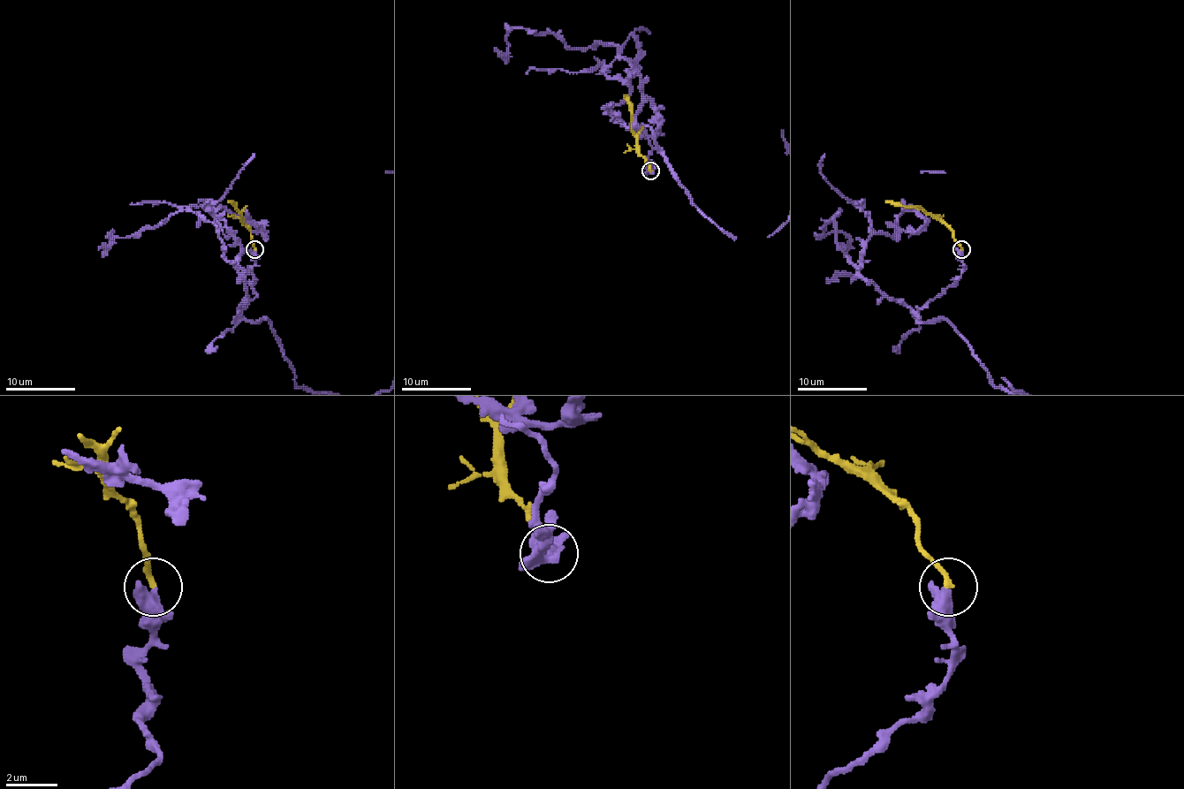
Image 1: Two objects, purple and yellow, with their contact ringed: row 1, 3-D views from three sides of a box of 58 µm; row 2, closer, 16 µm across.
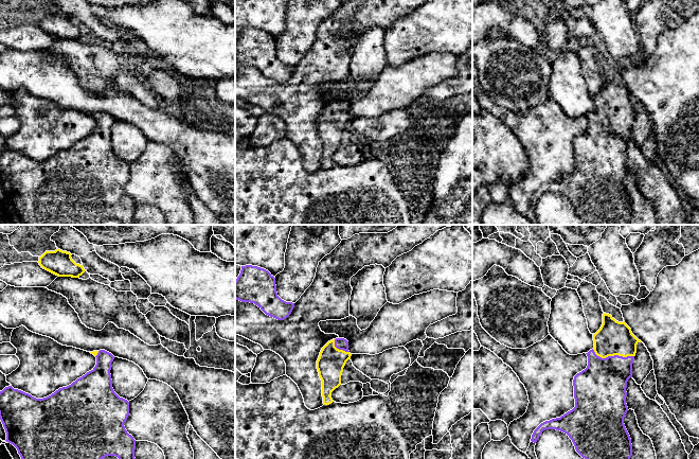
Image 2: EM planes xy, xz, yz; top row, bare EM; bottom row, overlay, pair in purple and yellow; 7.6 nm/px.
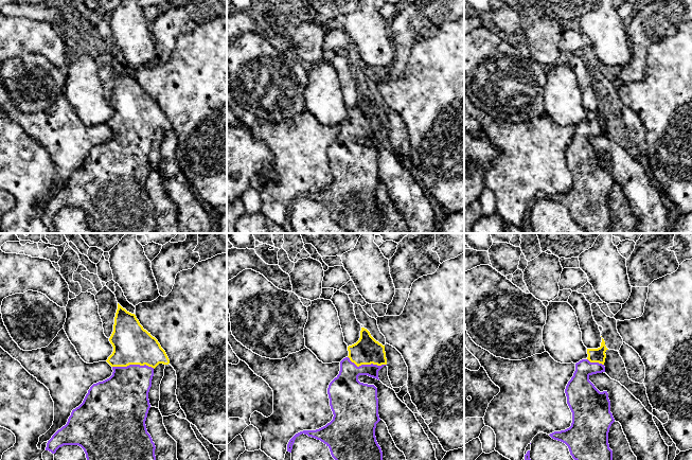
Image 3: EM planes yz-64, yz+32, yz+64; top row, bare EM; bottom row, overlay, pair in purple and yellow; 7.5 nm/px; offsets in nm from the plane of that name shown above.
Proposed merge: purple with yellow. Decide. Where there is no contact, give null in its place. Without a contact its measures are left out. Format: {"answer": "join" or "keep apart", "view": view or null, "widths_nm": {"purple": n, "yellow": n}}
{"answer": "join", "view": "yz", "widths_nm": {"purple": 380, "yellow": 260}}

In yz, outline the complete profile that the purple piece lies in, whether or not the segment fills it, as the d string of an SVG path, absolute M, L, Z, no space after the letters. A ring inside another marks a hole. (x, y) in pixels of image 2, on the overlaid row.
M603 314L603 324L593 334L594 348L587 354L588 366L577 373L573 379L575 407L561 416L541 423L533 432L531 441L536 443L545 429L560 430L572 440L576 452L585 459L630 459L632 456L632 444L630 436L625 427L624 418L628 411L626 404L627 382L632 377L632 364L637 353L637 345L642 342L624 322L616 321L611 315Z

